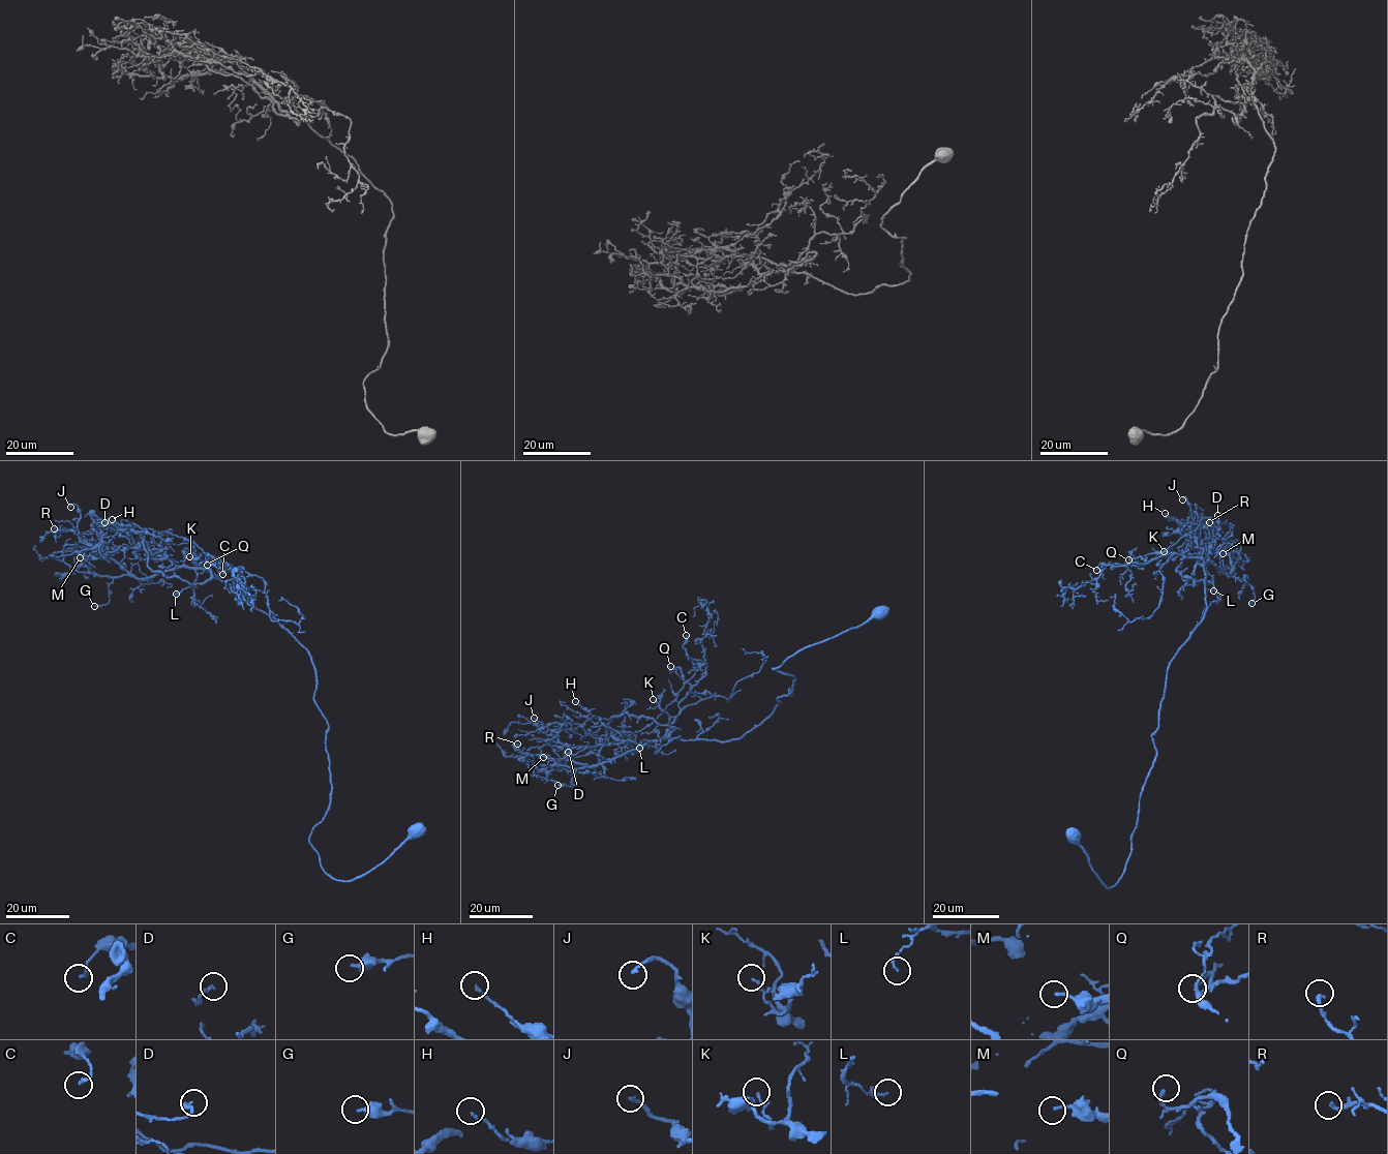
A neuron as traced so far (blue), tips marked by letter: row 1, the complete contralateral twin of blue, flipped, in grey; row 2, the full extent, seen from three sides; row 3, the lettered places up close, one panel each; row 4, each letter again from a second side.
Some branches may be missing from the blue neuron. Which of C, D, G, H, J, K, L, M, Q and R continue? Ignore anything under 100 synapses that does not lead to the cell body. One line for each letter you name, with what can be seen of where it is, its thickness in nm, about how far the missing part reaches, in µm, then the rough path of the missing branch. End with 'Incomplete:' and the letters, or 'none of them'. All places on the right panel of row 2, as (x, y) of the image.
Incomplete: none of them

